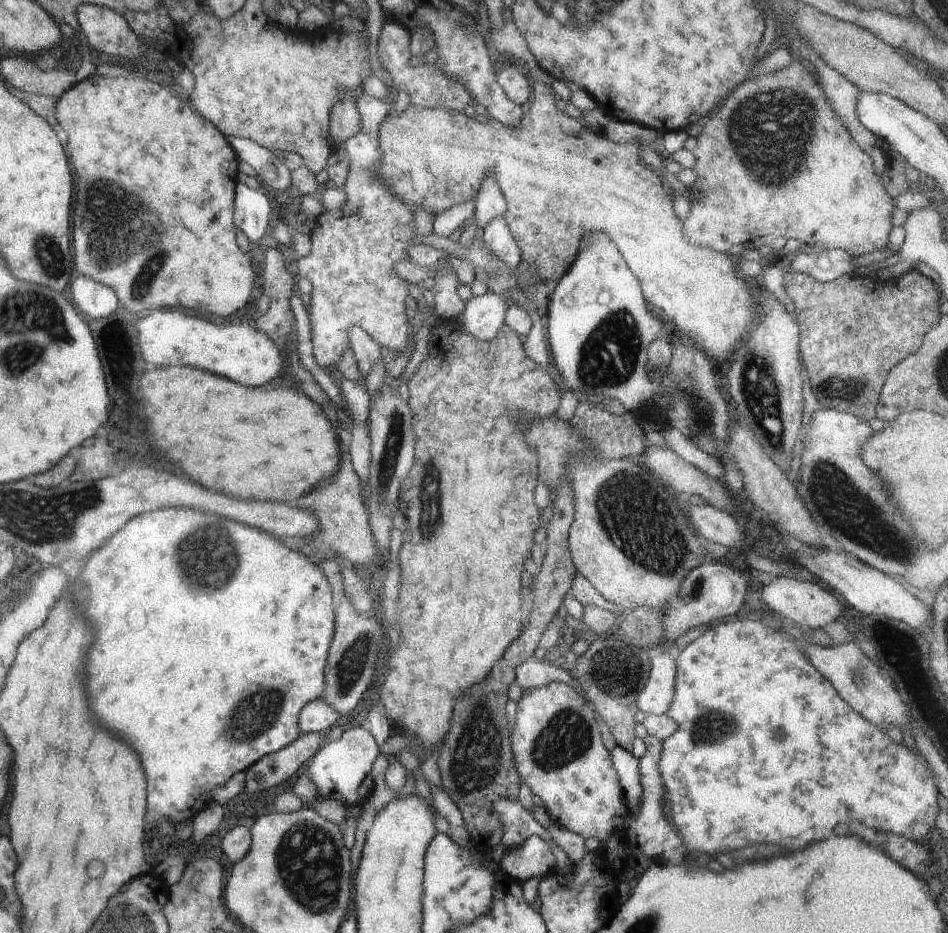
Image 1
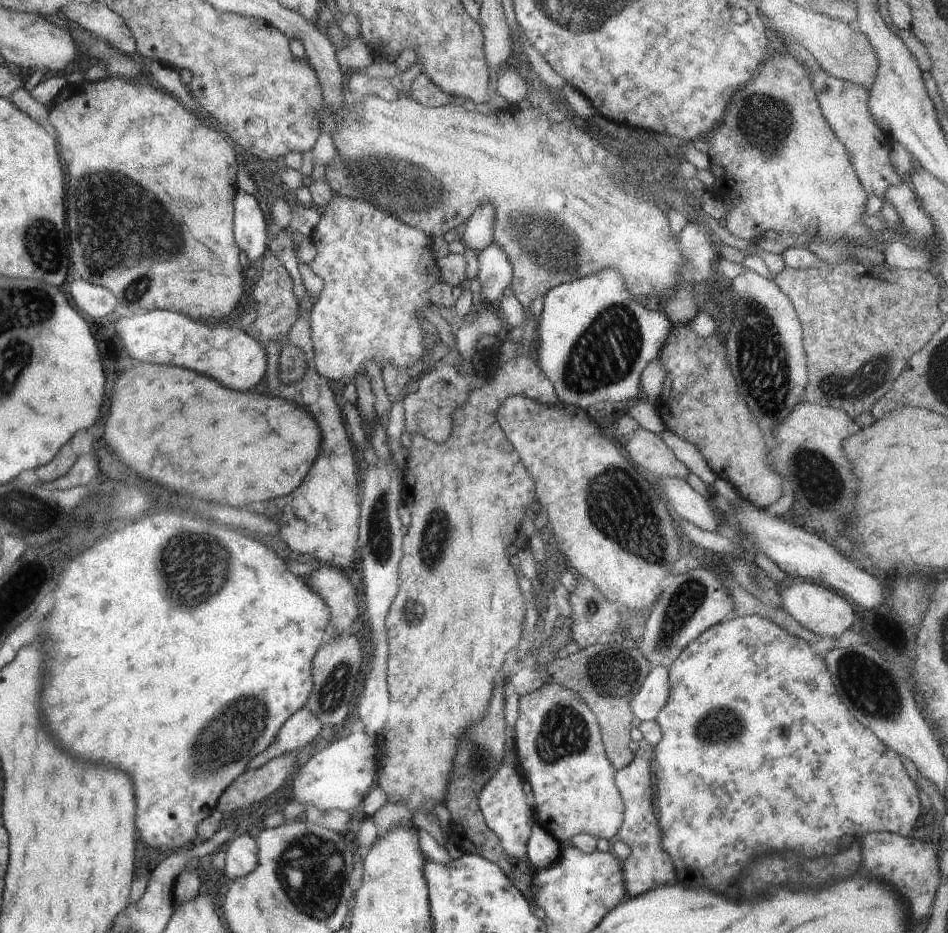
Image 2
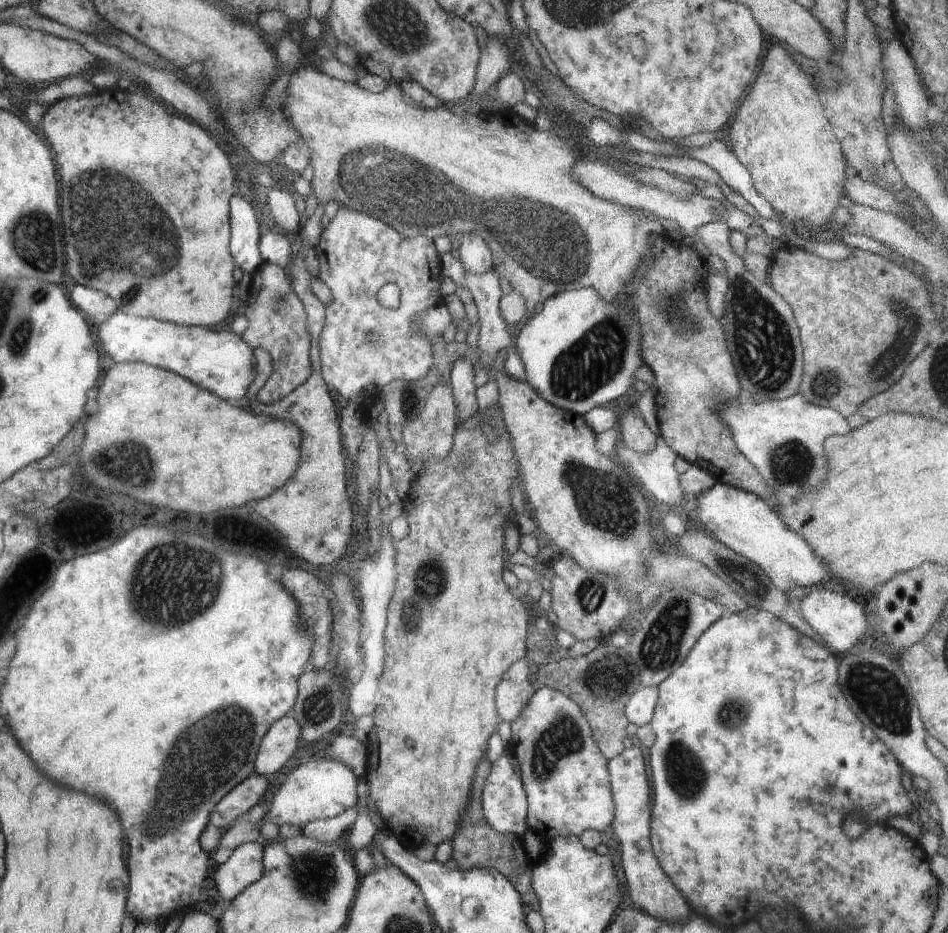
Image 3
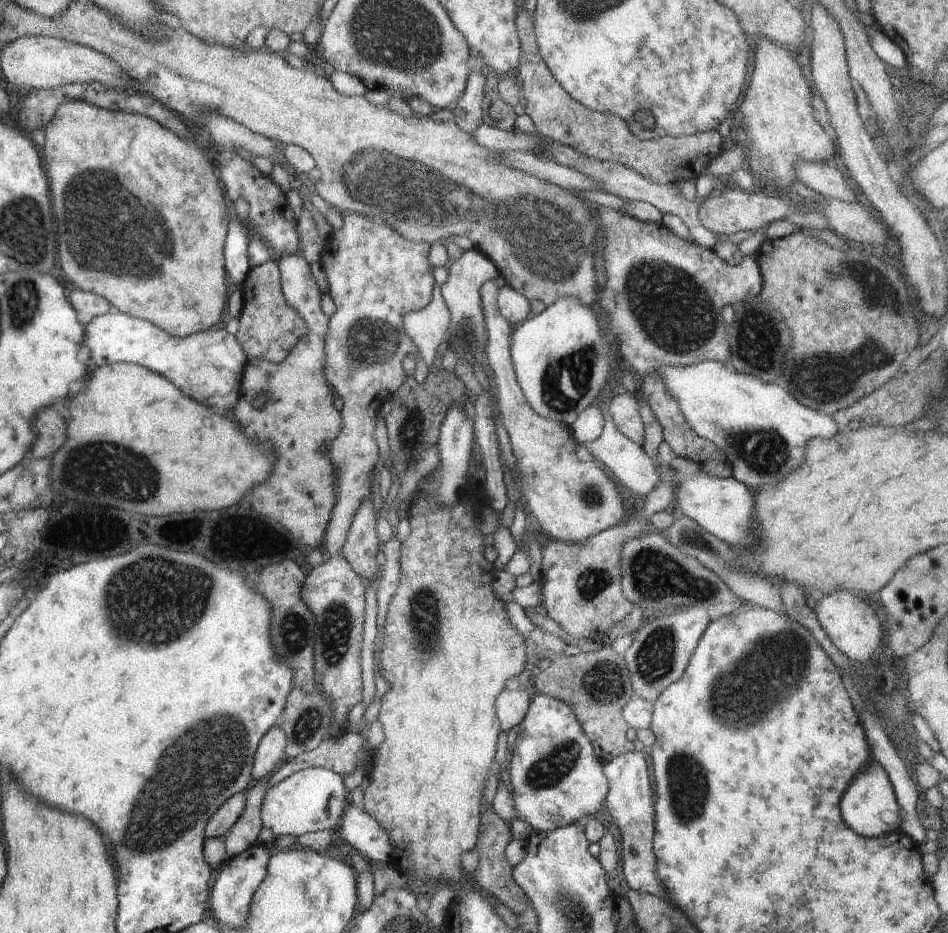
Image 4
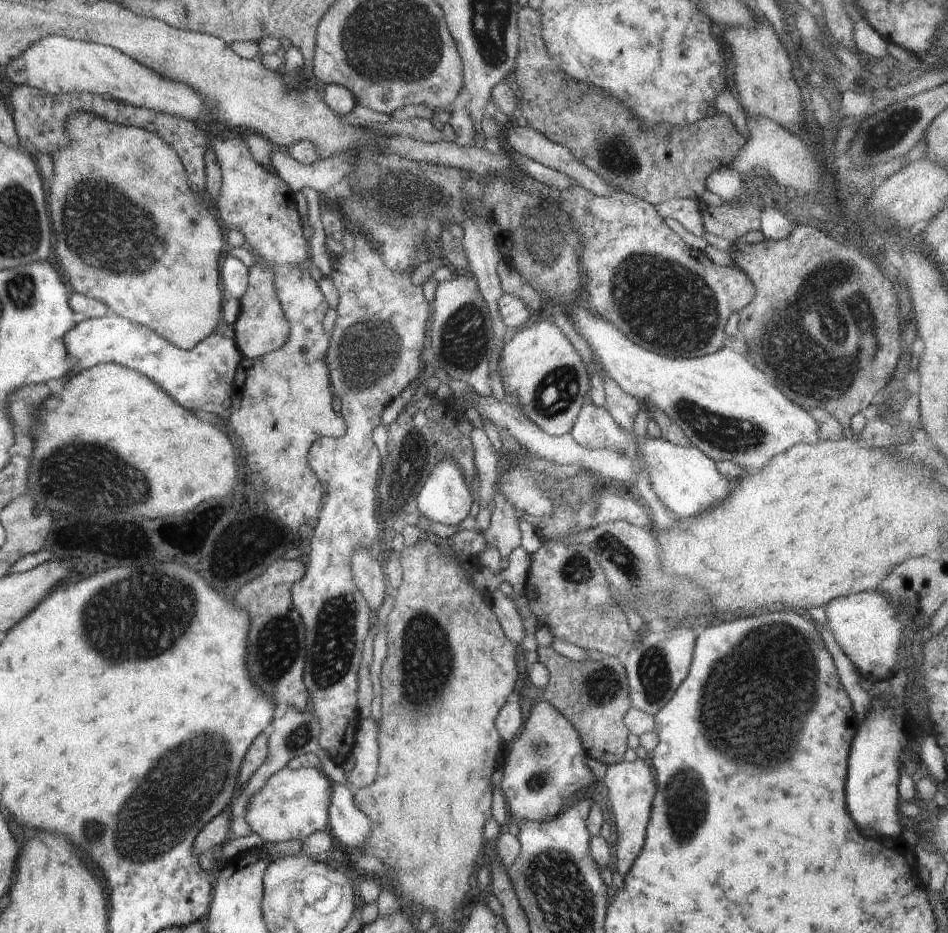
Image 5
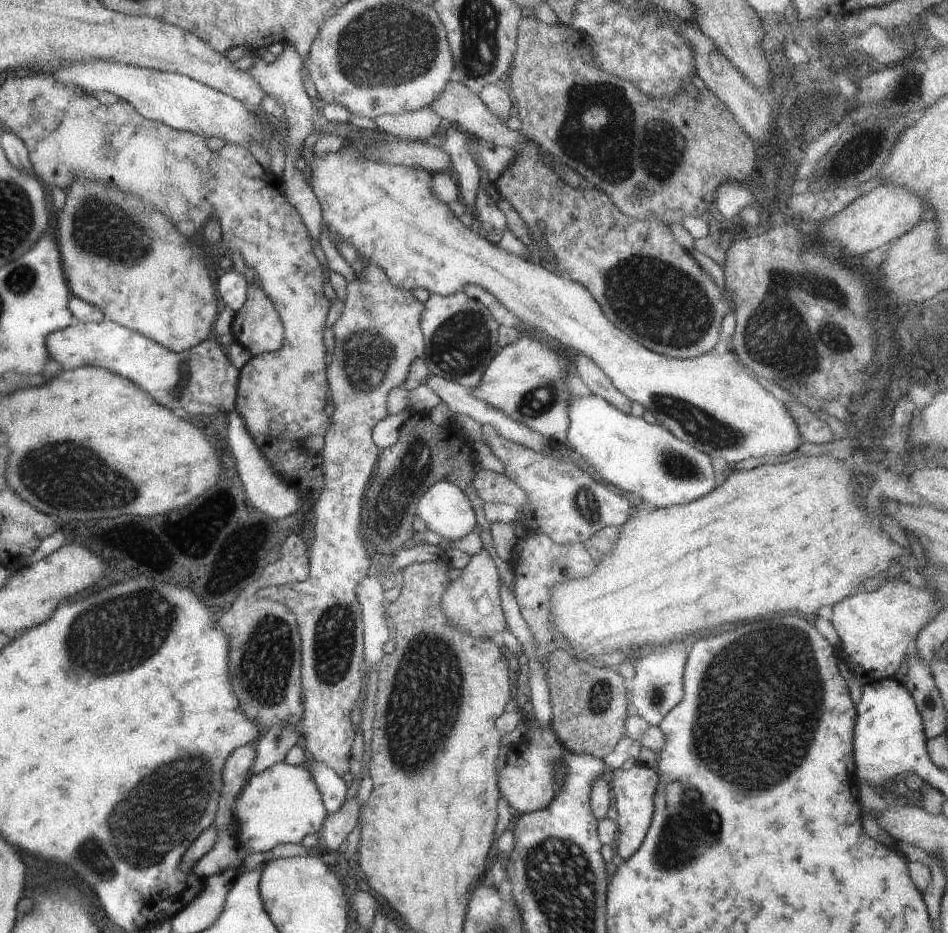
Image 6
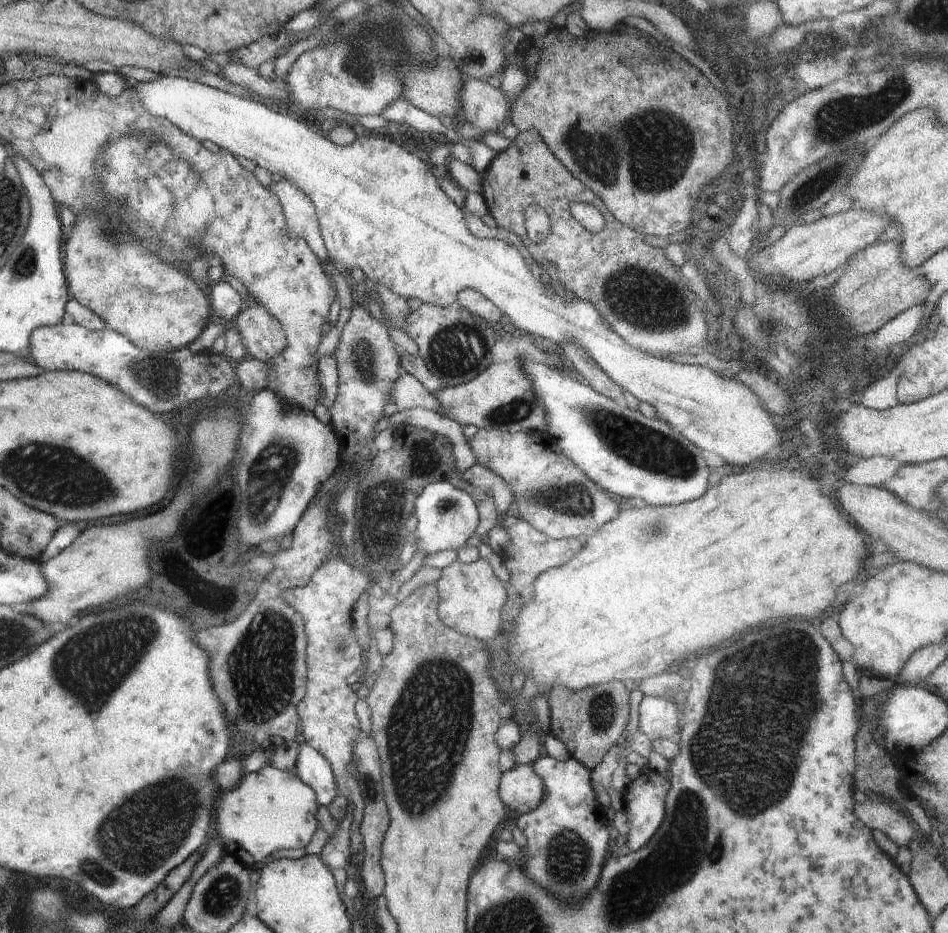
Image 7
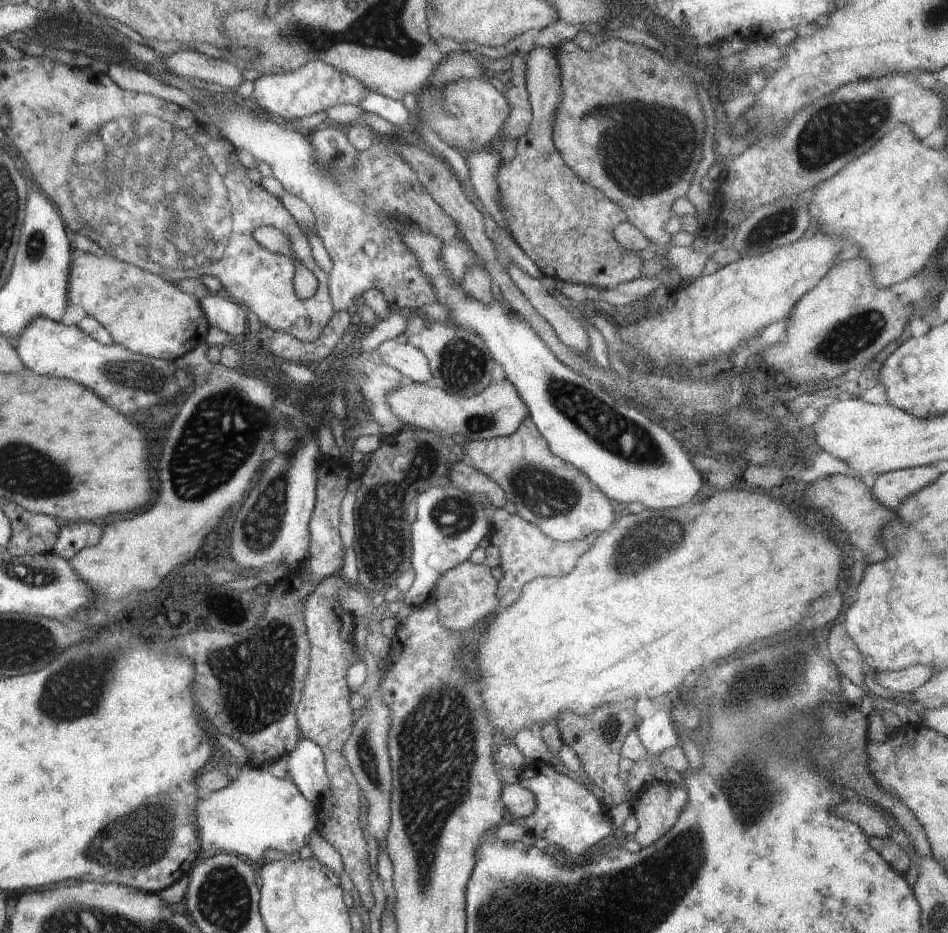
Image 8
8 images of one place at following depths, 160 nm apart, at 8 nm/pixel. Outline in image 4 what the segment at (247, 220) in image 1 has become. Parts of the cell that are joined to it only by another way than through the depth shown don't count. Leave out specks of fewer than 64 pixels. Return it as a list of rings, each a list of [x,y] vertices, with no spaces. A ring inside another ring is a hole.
[[[232,220],[228,226],[226,246],[224,246],[224,262],[228,276],[234,284],[242,284],[252,268],[248,258],[249,240],[246,236],[247,229],[237,220]]]

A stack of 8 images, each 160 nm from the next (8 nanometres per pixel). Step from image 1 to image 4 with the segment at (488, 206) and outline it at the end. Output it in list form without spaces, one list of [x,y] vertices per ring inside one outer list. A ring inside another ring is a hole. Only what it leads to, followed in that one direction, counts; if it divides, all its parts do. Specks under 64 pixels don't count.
[[[472,248],[465,251],[460,259],[452,264],[447,283],[441,285],[443,299],[451,314],[450,326],[444,335],[444,341],[448,343],[447,350],[454,352],[457,363],[468,362],[474,368],[478,364],[482,366],[487,358],[488,335],[480,289],[486,281],[499,277],[500,272],[494,261],[477,248]]]

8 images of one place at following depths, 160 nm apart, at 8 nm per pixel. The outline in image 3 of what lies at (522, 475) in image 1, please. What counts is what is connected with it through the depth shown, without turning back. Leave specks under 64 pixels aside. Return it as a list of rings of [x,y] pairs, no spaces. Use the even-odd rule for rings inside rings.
[[[498,404],[492,406],[488,415],[480,414],[479,411],[467,421],[458,422],[457,431],[453,435],[453,447],[450,454],[440,460],[431,456],[424,462],[426,470],[418,474],[413,482],[407,498],[403,504],[403,516],[409,524],[409,533],[403,539],[396,542],[397,555],[395,558],[395,569],[397,577],[395,580],[394,596],[390,600],[387,610],[387,625],[385,628],[385,669],[379,678],[379,696],[380,706],[373,714],[374,727],[369,733],[366,741],[367,751],[374,756],[378,756],[378,764],[368,762],[366,780],[370,785],[370,797],[378,808],[379,816],[383,822],[384,828],[392,834],[400,836],[404,843],[410,847],[416,847],[418,844],[434,844],[438,846],[440,842],[452,840],[458,832],[461,816],[469,805],[471,788],[474,780],[476,766],[480,760],[486,756],[486,742],[492,732],[496,732],[502,721],[494,710],[494,688],[501,680],[505,678],[506,672],[514,662],[520,658],[531,657],[527,652],[525,640],[530,634],[531,627],[528,624],[528,608],[524,605],[518,596],[510,594],[502,580],[502,546],[504,546],[504,532],[502,524],[506,514],[510,514],[509,520],[514,518],[514,510],[510,502],[510,490],[512,484],[519,482],[520,474],[518,472],[517,460],[511,447],[510,436],[504,429],[502,413],[498,410]],[[480,419],[490,419],[494,428],[498,432],[498,440],[495,444],[489,444],[486,441],[484,433],[480,429]]]

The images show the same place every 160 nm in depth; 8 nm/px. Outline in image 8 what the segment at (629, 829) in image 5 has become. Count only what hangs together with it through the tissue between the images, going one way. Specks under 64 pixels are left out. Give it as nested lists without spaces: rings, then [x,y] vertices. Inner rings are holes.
[[[651,779],[646,784],[646,790],[633,804],[634,814],[639,828],[631,837],[635,839],[642,848],[652,846],[660,840],[676,824],[680,813],[687,805],[687,792],[684,786],[673,786],[670,782]]]

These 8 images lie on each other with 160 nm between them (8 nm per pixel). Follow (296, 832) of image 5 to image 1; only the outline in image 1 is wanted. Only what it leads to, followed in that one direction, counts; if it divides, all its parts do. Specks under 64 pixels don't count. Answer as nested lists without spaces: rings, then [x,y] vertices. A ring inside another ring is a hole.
[[[363,724],[344,731],[338,740],[322,746],[309,761],[309,779],[314,783],[317,794],[324,799],[334,799],[347,807],[362,804],[374,794],[372,764],[380,755],[380,749],[370,731]]]

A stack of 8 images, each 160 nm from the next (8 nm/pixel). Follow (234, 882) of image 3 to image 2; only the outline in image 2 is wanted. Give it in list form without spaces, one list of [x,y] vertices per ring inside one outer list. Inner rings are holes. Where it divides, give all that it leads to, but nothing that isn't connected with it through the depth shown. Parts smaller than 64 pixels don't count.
[[[244,833],[234,838],[225,851],[224,876],[237,881],[250,874],[258,864],[257,852],[257,842],[250,835]]]

